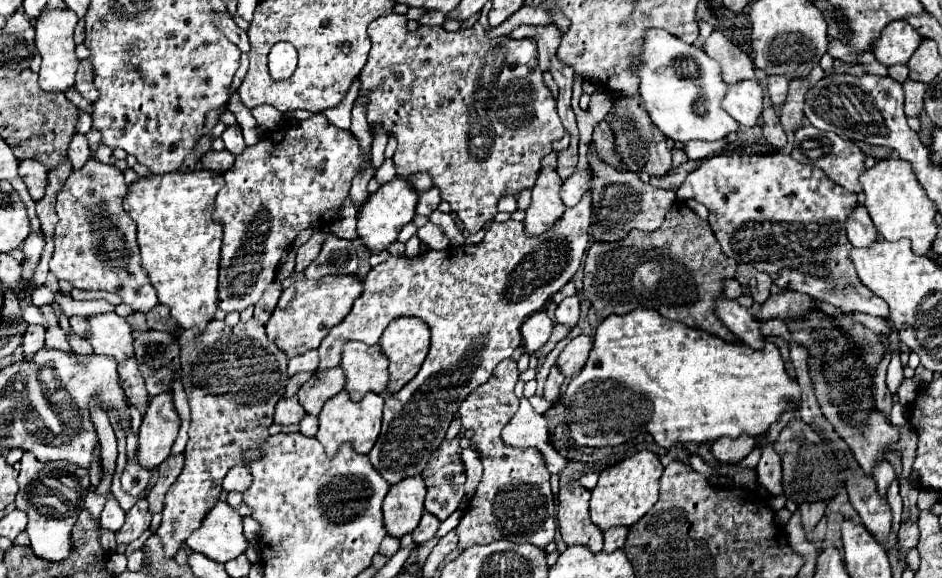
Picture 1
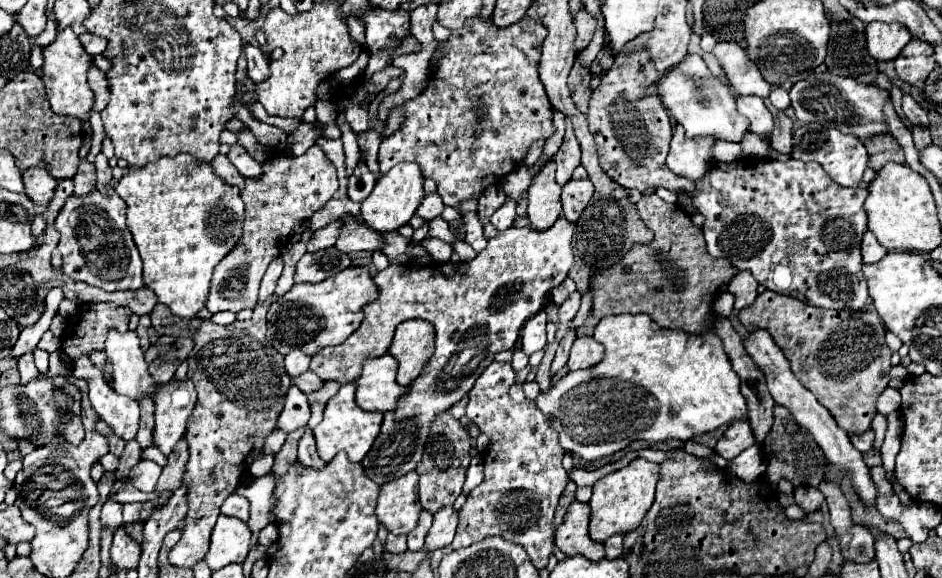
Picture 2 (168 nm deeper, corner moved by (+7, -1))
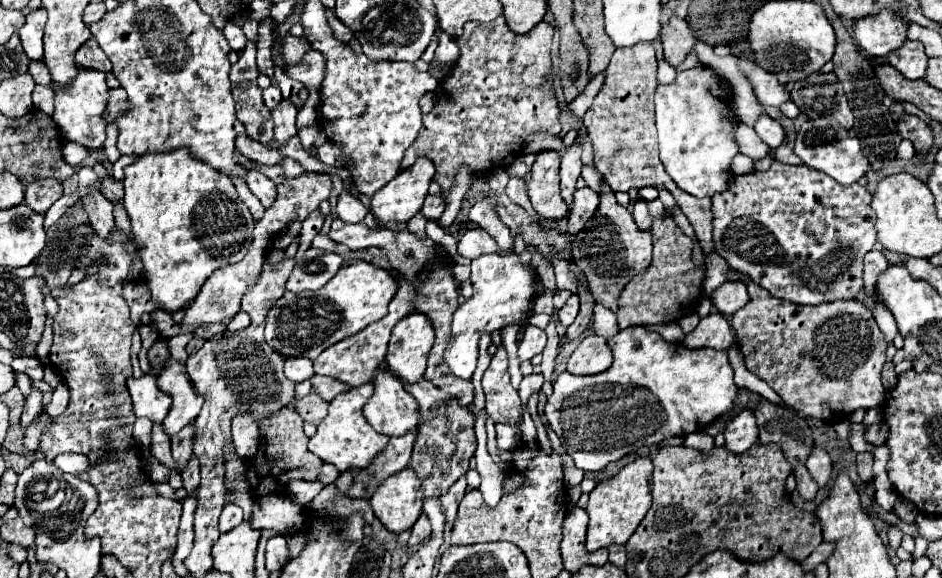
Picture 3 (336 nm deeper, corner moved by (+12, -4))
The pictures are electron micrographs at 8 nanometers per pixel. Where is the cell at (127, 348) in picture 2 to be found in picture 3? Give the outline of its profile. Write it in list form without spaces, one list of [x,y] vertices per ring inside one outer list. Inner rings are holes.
[[[143,373],[141,377],[127,377],[127,391],[133,399],[135,417],[147,417],[153,423],[163,421],[171,399],[159,391],[153,375]]]

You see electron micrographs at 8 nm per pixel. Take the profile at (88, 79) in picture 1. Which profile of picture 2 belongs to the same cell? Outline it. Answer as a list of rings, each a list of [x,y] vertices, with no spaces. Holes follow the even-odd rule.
[[[92,66],[90,72],[88,72],[88,84],[96,94],[94,110],[102,112],[108,106],[108,80],[106,80],[106,74],[100,72],[96,66]]]

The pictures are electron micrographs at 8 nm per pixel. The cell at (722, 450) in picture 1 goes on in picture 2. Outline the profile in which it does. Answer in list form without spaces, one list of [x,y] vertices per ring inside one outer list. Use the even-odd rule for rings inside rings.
[[[734,422],[726,432],[724,436],[718,440],[716,444],[716,452],[726,458],[726,460],[732,460],[736,458],[740,452],[744,452],[746,448],[754,446],[756,440],[754,440],[754,434],[752,434],[752,428],[750,428],[750,422]]]

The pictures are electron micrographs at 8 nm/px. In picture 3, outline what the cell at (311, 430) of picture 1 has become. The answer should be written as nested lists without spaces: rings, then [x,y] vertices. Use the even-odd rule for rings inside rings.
[[[323,463],[323,465],[321,465],[321,469],[319,469],[319,481],[321,481],[323,485],[329,485],[329,483],[333,483],[337,475],[339,475],[339,471],[337,471],[333,465],[327,465],[327,463]]]

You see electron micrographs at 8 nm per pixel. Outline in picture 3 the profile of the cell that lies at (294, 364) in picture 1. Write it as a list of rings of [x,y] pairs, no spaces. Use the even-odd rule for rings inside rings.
[[[287,357],[285,359],[285,377],[293,383],[301,383],[313,377],[313,363],[307,357]]]

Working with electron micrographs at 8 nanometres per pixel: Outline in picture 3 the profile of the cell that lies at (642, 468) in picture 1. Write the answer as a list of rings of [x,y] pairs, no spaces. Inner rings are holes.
[[[637,457],[633,463],[625,465],[615,477],[599,483],[591,495],[587,505],[589,529],[587,529],[587,551],[597,551],[611,543],[625,543],[643,521],[645,513],[651,507],[651,473],[653,461],[649,457]]]

